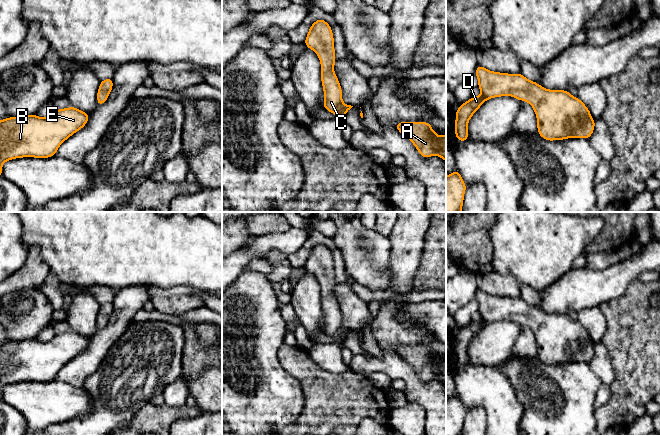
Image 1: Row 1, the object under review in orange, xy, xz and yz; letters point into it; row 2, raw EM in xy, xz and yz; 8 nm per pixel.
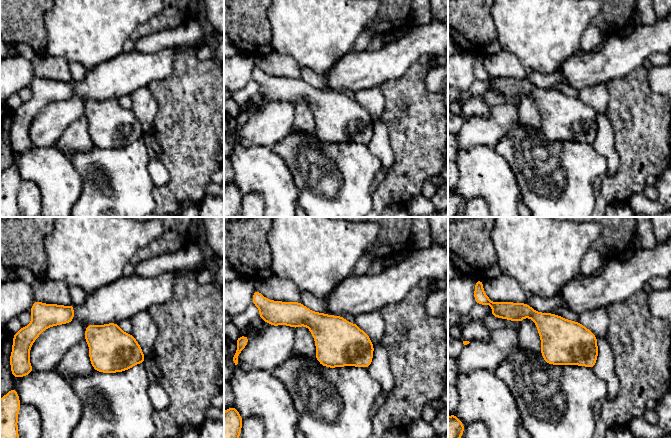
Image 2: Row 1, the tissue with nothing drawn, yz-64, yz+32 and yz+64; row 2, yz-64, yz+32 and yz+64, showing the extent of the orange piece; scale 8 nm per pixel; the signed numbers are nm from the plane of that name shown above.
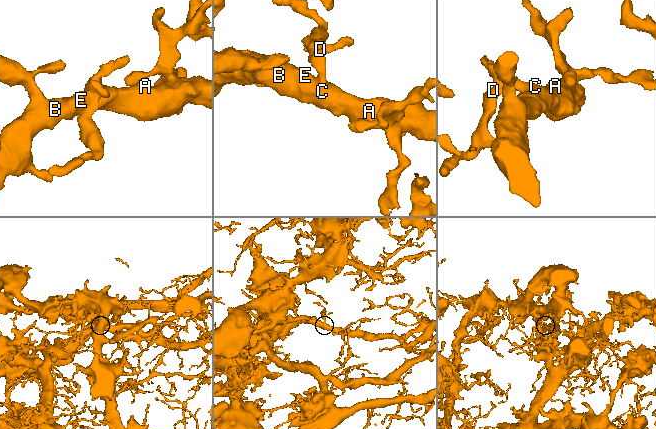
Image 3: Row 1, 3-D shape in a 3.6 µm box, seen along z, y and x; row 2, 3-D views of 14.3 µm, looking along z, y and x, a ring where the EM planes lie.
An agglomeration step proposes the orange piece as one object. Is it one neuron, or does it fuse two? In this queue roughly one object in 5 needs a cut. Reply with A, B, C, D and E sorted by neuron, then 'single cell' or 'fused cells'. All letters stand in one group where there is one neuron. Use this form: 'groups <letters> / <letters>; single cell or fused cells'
groups A B C D E; single cell

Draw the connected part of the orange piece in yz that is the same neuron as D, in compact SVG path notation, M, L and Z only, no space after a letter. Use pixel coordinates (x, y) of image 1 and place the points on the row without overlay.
M478 288L479 321L471 321L455 336L455 359L458 365L468 365L468 346L488 323L504 319L527 325L537 341L538 358L547 365L568 362L590 363L595 344L588 331L567 314L545 313L520 297L508 298L487 294Z

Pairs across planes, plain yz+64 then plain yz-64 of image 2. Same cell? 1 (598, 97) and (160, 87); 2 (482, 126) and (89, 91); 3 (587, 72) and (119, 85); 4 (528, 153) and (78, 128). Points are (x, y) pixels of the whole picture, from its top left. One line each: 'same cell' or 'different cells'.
1: different cells
2: same cell
3: same cell
4: different cells

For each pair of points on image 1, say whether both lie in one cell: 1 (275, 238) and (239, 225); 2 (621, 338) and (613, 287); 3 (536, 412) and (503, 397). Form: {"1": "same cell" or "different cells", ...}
{"1": "different cells", "2": "different cells", "3": "different cells"}

